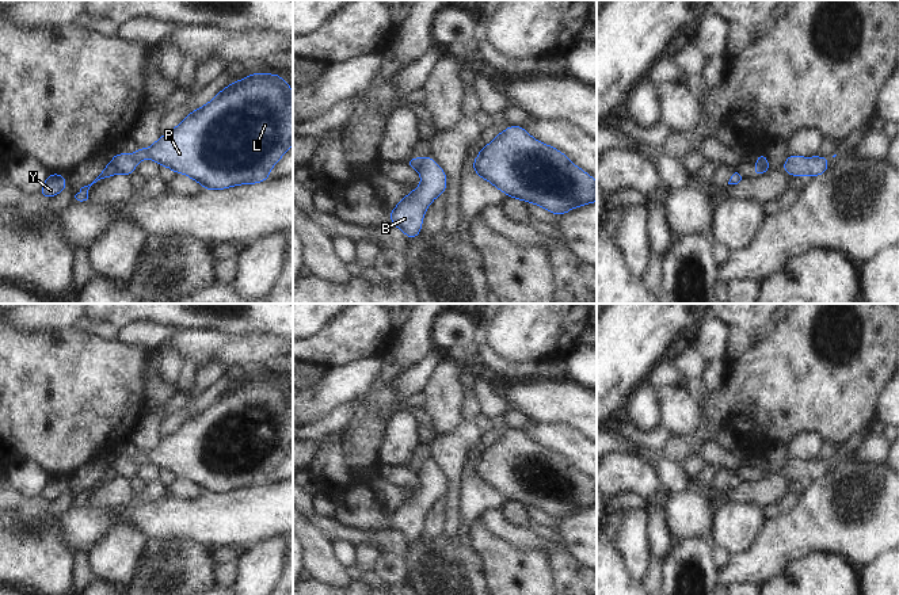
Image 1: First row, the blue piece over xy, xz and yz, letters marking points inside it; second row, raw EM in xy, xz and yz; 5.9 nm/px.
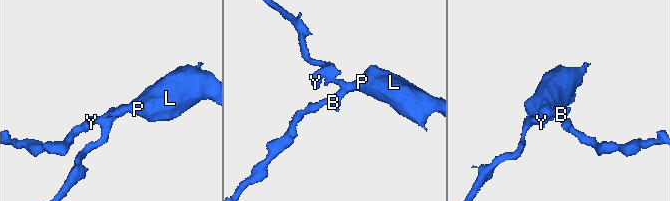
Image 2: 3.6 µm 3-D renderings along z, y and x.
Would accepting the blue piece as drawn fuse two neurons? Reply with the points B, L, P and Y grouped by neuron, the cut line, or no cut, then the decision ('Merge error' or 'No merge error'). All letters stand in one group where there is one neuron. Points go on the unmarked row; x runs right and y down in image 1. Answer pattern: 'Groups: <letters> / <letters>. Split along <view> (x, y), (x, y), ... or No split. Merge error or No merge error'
Groups: B L P / Y. Split along xy (113, 464), (118, 476). Merge error.

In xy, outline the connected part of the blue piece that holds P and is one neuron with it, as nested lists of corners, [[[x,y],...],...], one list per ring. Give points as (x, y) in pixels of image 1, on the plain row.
[[[258,375],[231,386],[207,408],[191,415],[175,432],[157,442],[146,453],[138,451],[132,459],[117,457],[113,465],[118,477],[130,480],[142,462],[151,462],[175,477],[184,477],[205,493],[225,493],[237,488],[256,488],[270,483],[268,476],[293,449],[293,396],[278,377]]]

